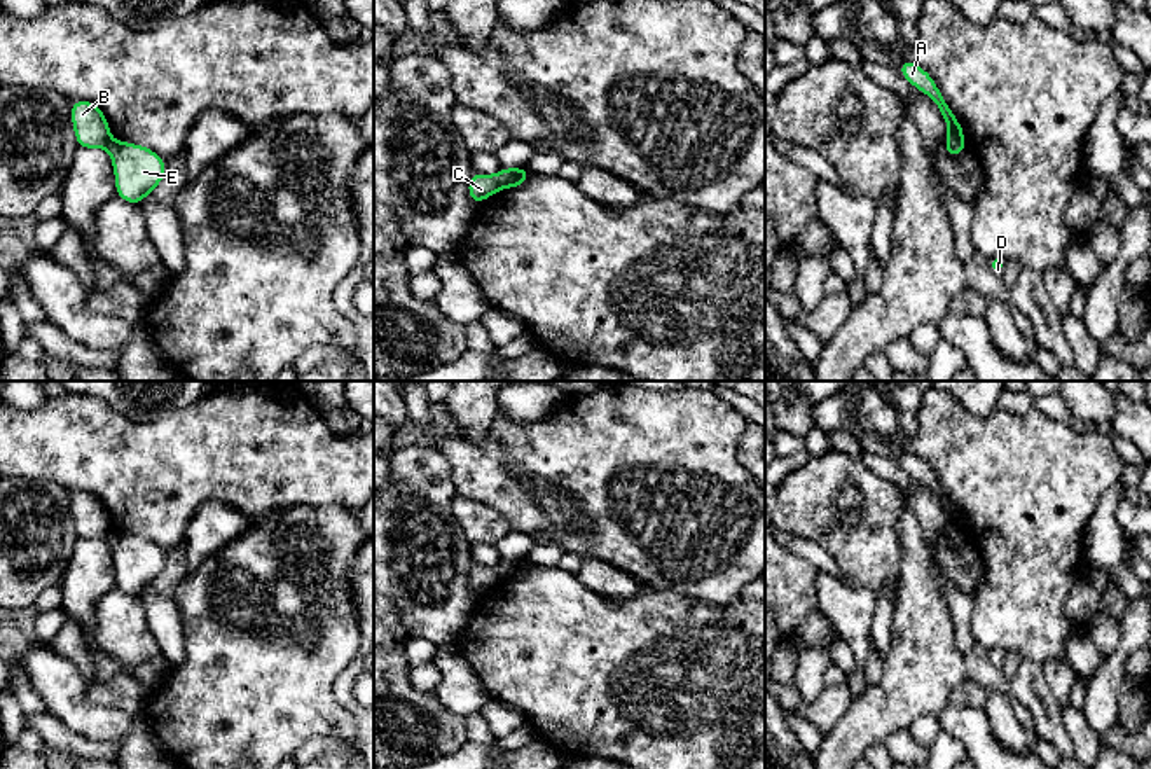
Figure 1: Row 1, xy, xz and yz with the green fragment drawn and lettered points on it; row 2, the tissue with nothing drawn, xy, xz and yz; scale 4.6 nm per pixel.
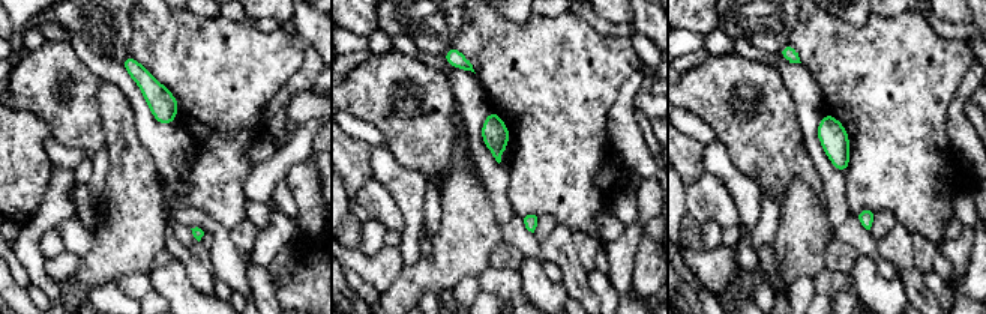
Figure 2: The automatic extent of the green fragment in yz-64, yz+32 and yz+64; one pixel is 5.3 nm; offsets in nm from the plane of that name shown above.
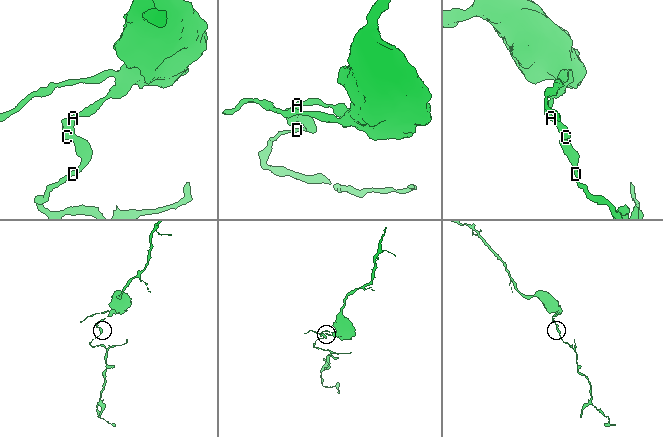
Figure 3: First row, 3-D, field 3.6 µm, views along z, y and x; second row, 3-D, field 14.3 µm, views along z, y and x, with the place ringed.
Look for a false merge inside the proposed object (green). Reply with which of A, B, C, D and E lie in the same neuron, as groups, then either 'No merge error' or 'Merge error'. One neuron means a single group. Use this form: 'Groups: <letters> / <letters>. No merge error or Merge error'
Groups: A B C / D E. Merge error

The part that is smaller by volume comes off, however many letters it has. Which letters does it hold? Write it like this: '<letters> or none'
D, E

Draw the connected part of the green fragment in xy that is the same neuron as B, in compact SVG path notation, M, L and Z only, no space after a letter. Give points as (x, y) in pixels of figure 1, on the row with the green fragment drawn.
M86 100L72 101L70 108L79 149L105 149L110 142L110 126L103 110Z

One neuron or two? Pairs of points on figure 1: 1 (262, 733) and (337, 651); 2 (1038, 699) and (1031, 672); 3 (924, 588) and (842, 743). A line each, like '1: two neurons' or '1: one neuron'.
1: one neuron
2: one neuron
3: one neuron

